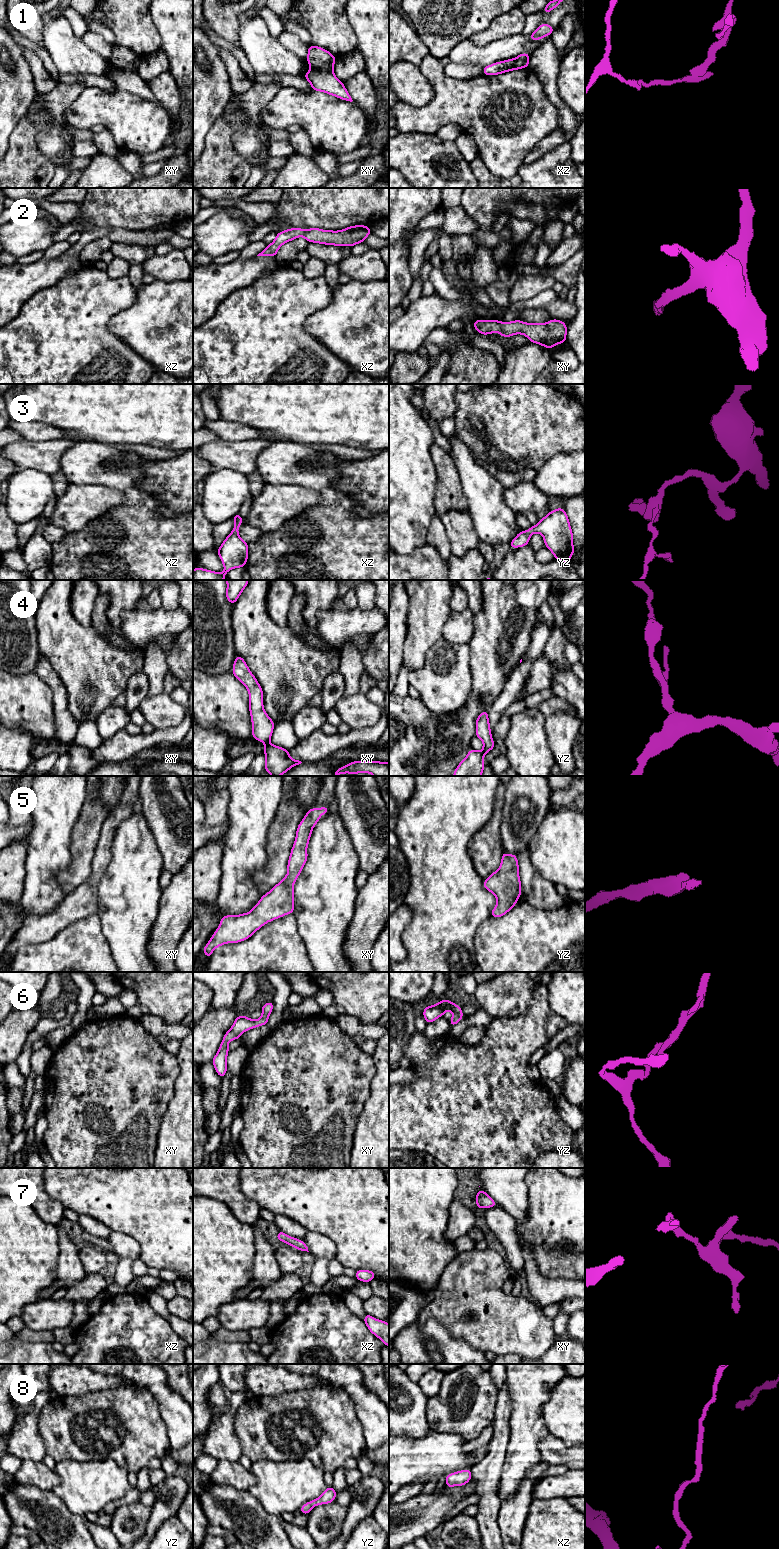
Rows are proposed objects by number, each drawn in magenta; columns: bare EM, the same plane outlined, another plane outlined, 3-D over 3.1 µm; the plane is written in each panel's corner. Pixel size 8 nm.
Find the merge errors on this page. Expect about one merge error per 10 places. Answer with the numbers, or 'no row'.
1

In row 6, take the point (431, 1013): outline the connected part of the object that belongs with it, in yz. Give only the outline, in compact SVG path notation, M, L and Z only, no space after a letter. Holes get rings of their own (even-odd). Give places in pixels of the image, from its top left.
M448 999L439 1001L432 1006L426 1006L422 1014L428 1024L442 1017L446 1011L451 1011L453 1013L453 1017L449 1020L452 1027L464 1017L462 1008Z

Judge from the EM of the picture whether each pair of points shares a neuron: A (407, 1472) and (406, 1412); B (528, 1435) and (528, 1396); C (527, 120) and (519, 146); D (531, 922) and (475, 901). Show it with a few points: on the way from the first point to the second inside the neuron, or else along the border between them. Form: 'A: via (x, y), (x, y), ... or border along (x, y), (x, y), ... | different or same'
A: border along (429, 1429), (422, 1437), (408, 1437), (399, 1434) | different
B: via (528, 1425), (530, 1416), (528, 1406) | same
C: via (521, 126), (519, 128), (519, 140) | same
D: border along (490, 915), (479, 926), (476, 934) | different

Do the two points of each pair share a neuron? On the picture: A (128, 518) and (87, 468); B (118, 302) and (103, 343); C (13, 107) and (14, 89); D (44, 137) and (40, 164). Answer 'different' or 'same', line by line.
A: different
B: same
C: same
D: different

